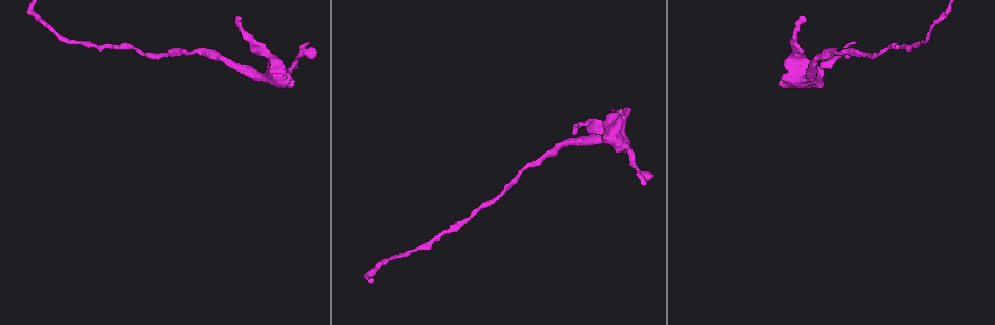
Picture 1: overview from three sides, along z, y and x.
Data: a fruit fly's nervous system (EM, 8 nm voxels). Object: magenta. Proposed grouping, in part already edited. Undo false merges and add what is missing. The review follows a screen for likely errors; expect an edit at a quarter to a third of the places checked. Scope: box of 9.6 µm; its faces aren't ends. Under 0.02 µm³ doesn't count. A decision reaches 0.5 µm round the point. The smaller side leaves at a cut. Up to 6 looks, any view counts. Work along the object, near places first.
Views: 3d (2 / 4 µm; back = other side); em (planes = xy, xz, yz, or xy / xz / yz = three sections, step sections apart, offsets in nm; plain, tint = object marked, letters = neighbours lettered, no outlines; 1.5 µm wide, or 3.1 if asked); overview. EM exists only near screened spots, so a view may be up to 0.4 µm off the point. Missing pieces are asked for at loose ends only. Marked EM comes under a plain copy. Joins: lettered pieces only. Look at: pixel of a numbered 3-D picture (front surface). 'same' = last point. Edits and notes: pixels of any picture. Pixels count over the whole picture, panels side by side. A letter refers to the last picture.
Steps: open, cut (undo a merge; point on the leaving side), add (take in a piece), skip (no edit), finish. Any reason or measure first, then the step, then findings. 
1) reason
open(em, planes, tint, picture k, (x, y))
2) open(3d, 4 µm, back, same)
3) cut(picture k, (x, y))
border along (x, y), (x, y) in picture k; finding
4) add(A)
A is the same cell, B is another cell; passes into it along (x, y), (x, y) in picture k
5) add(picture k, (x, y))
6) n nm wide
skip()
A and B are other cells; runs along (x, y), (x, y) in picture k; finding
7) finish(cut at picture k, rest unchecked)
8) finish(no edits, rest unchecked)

thin end
open(em, yz, step 8, letters, picture 1, (307, 41))

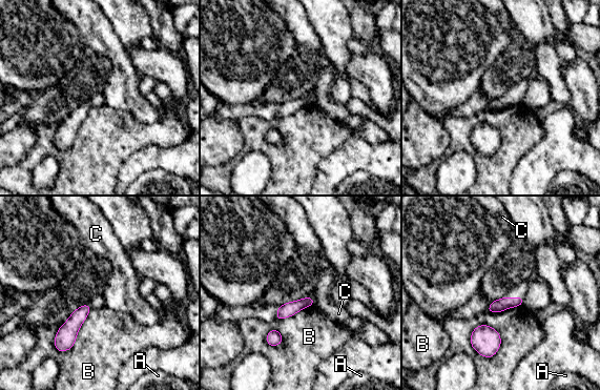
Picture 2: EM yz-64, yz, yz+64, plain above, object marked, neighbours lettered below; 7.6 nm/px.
another direction
open(em, planes, letters, same)

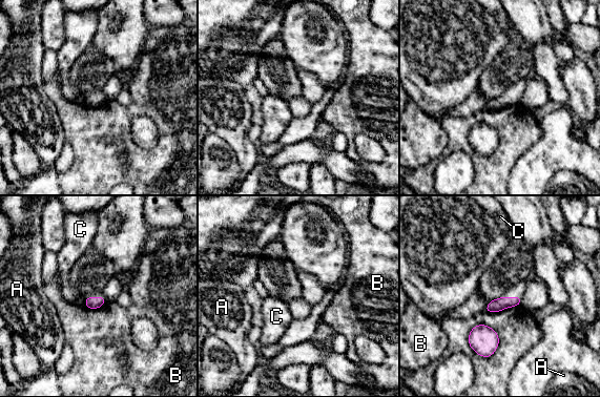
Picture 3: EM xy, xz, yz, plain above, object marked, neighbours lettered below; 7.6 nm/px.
B touches over 280 nm
skip()
A, B and C are other cells; border along (478, 324), (469, 345), (489, 357) in picture 3; none of them fits

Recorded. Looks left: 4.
thin end
open(em, planes, letters, picture 1, (805, 17))

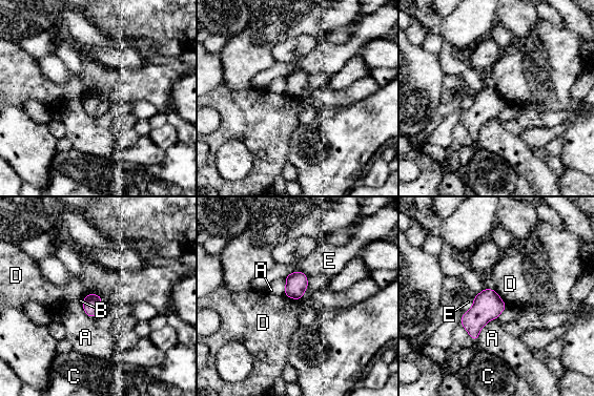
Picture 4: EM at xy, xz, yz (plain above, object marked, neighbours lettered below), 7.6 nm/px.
140 nm wide; A touches over 240 nm
skip()
A, B, C, D and E are other cells; no lettered piece goes on from it

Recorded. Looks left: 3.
thick end
open(3d, 4 µm, picture 1, (782, 85))

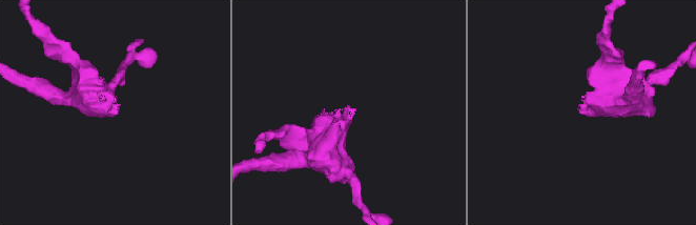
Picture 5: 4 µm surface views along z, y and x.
open(em, planes, letters, picture 5, (583, 114))

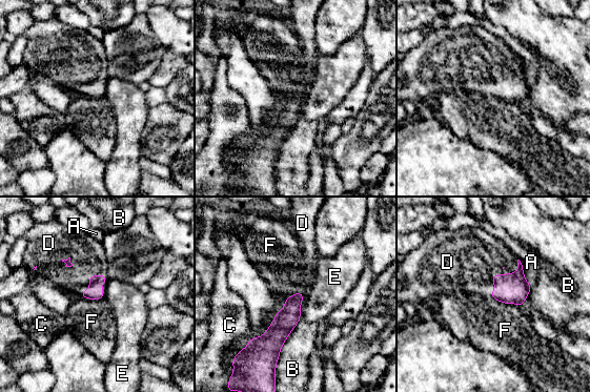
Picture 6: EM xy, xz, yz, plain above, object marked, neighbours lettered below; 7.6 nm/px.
add(D)
D is the same cell, A, B, C, E and F are other cells; the neuron continues

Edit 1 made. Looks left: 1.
finish(add at picture 6, rest unchecked)

